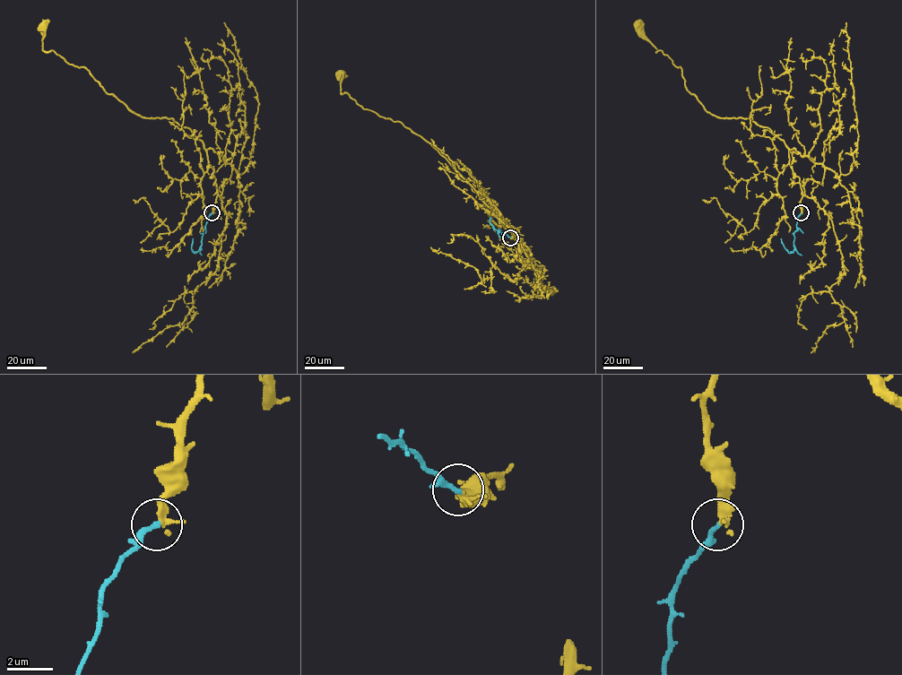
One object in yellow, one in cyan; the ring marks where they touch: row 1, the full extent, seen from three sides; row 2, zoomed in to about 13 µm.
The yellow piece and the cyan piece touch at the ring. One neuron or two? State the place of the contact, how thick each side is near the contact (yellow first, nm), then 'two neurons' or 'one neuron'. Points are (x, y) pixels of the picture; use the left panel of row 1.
place (212, 212); calibres 240 and 220 nm; two neurons

